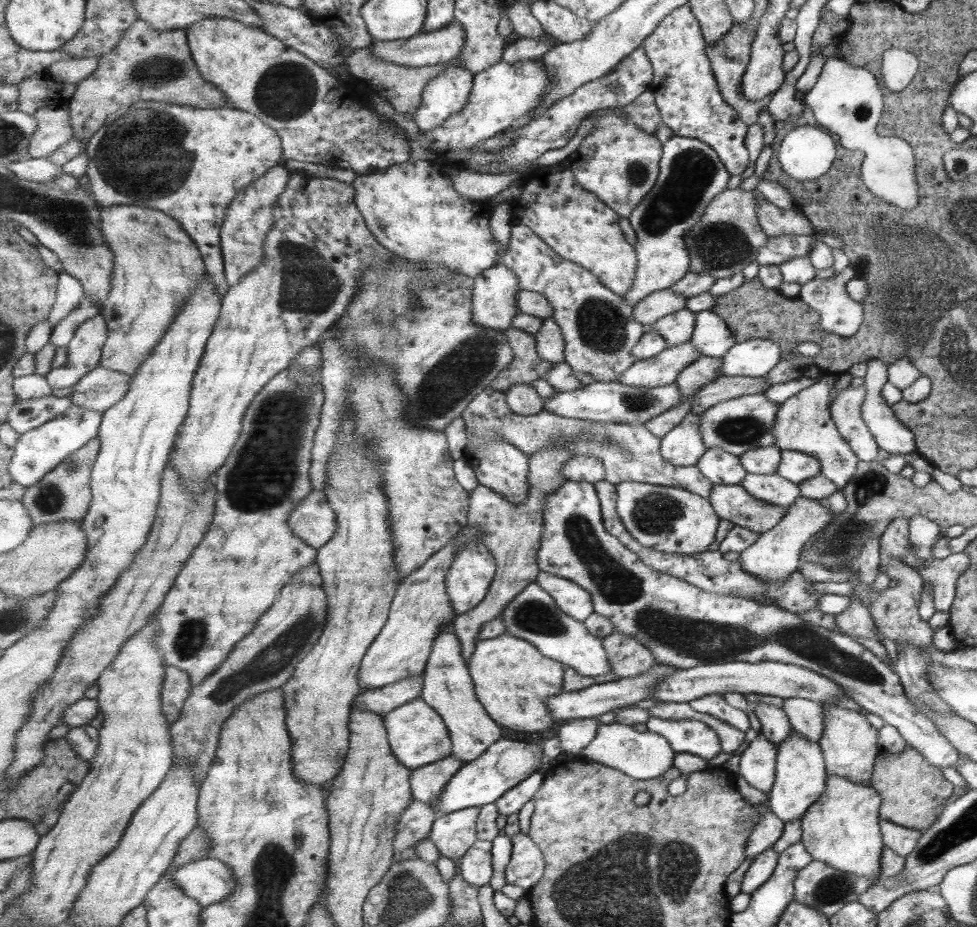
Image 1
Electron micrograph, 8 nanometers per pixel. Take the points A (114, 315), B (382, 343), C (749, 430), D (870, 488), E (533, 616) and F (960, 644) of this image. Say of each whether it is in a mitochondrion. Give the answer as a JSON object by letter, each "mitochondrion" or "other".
{"A":"other","B":"other","C":"mitochondrion","D":"mitochondrion","E":"mitochondrion","F":"other"}

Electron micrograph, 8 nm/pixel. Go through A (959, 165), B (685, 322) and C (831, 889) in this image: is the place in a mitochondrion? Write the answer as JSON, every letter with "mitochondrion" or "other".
{"A":"mitochondrion","B":"other","C":"mitochondrion"}

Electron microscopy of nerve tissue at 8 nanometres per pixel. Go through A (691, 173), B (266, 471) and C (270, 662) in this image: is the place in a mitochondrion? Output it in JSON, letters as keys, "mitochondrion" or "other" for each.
{"A":"mitochondrion","B":"mitochondrion","C":"mitochondrion"}

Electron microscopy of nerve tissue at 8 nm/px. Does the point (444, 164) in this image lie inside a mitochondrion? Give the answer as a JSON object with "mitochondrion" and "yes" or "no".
{"mitochondrion":"no"}

